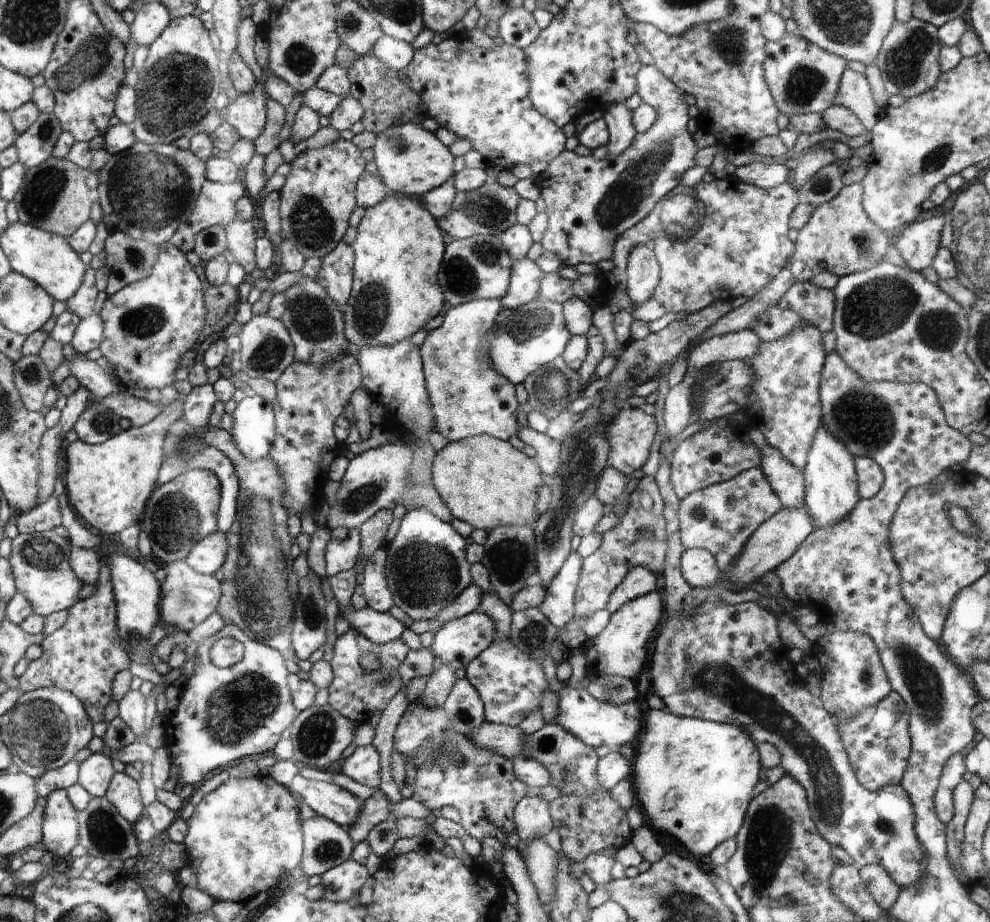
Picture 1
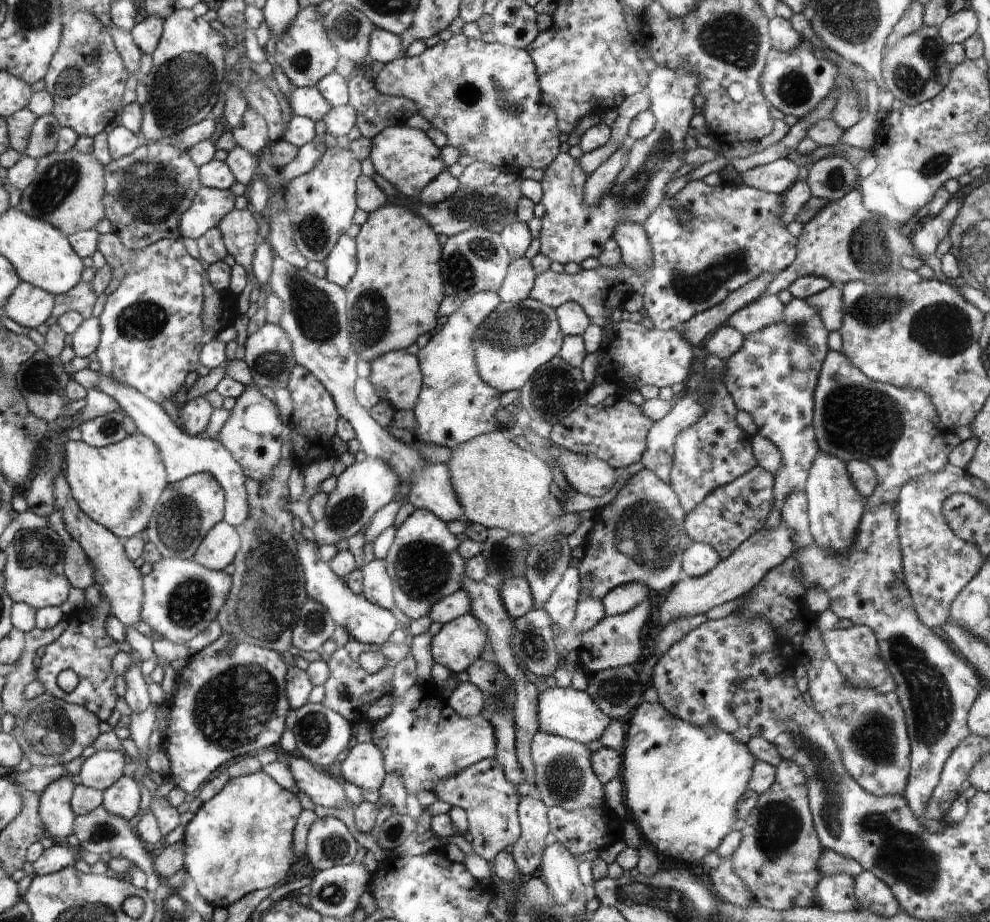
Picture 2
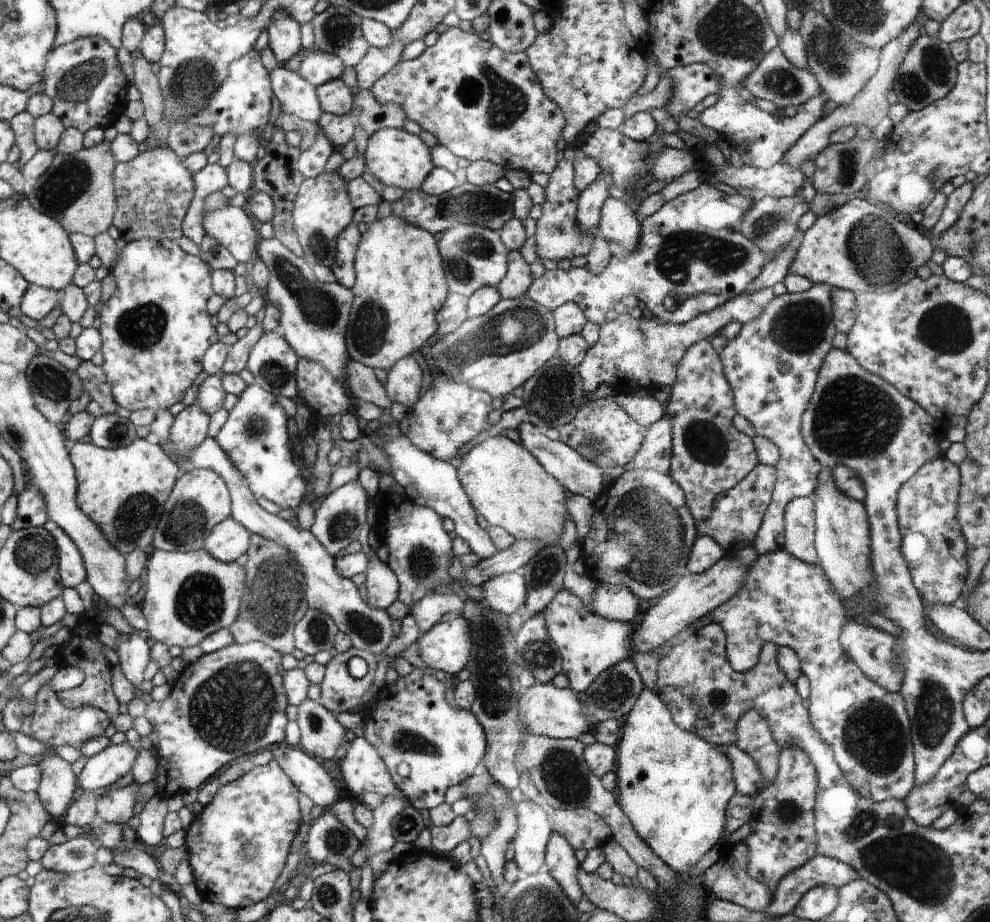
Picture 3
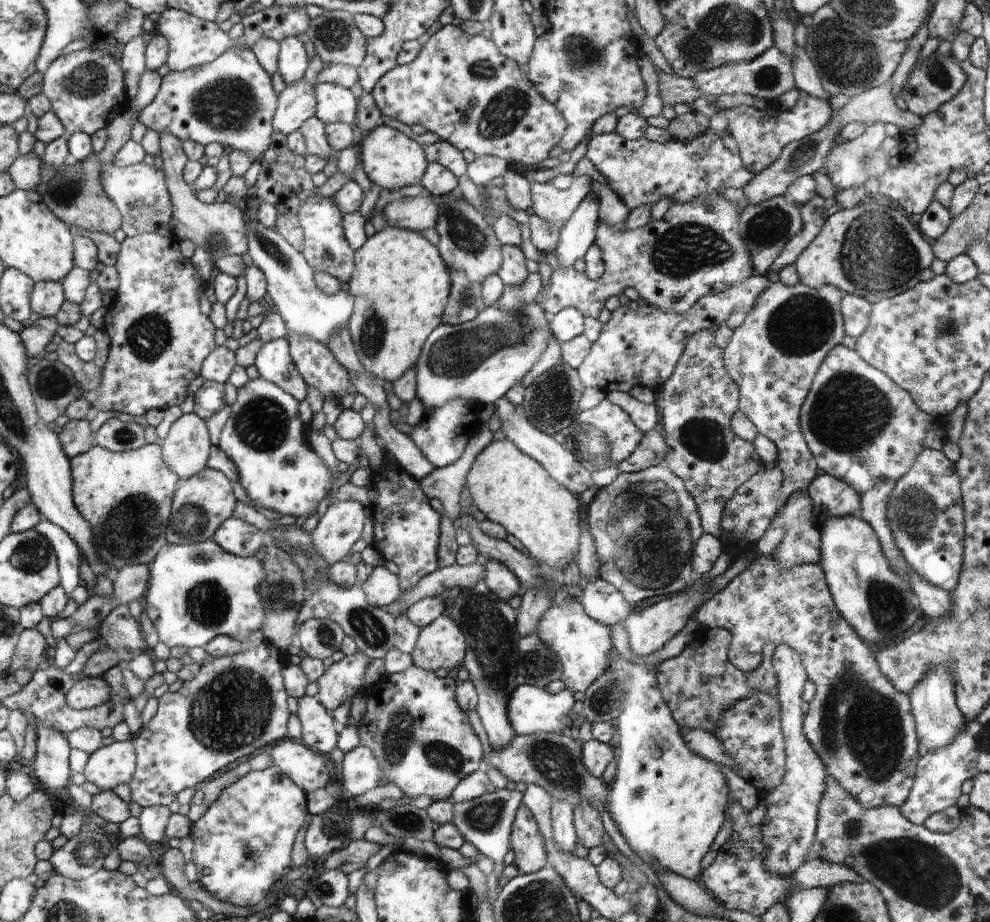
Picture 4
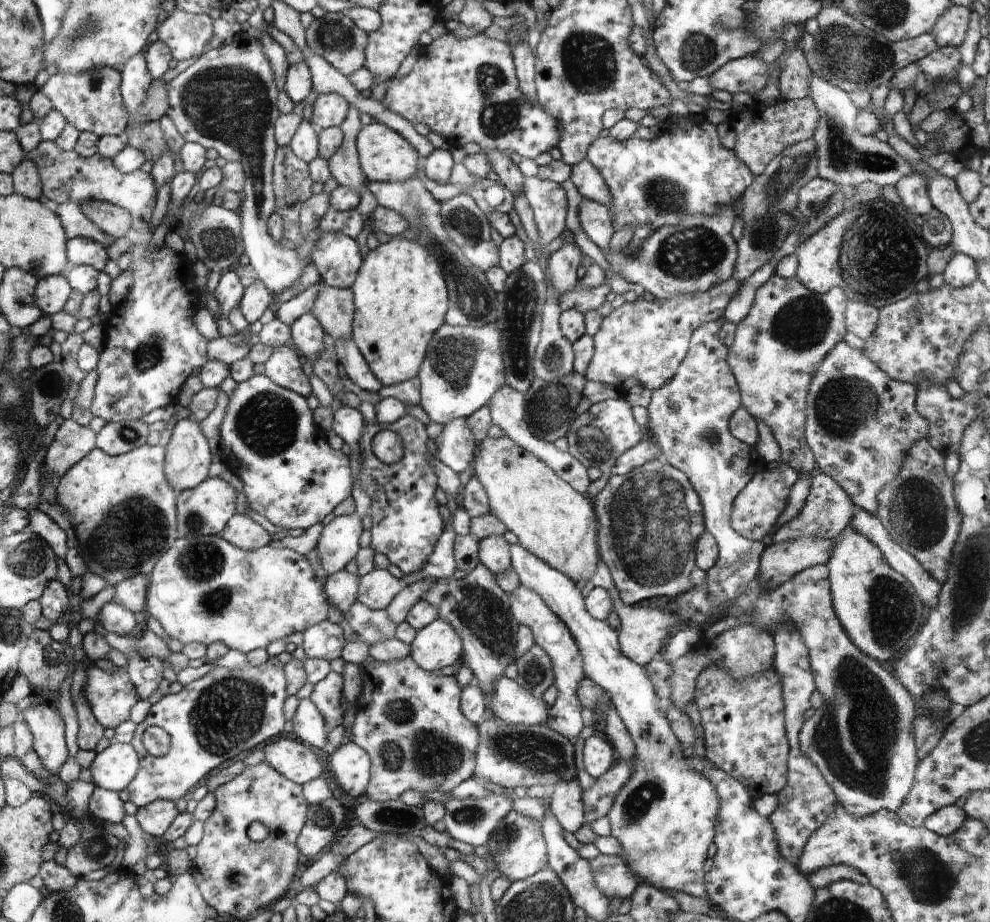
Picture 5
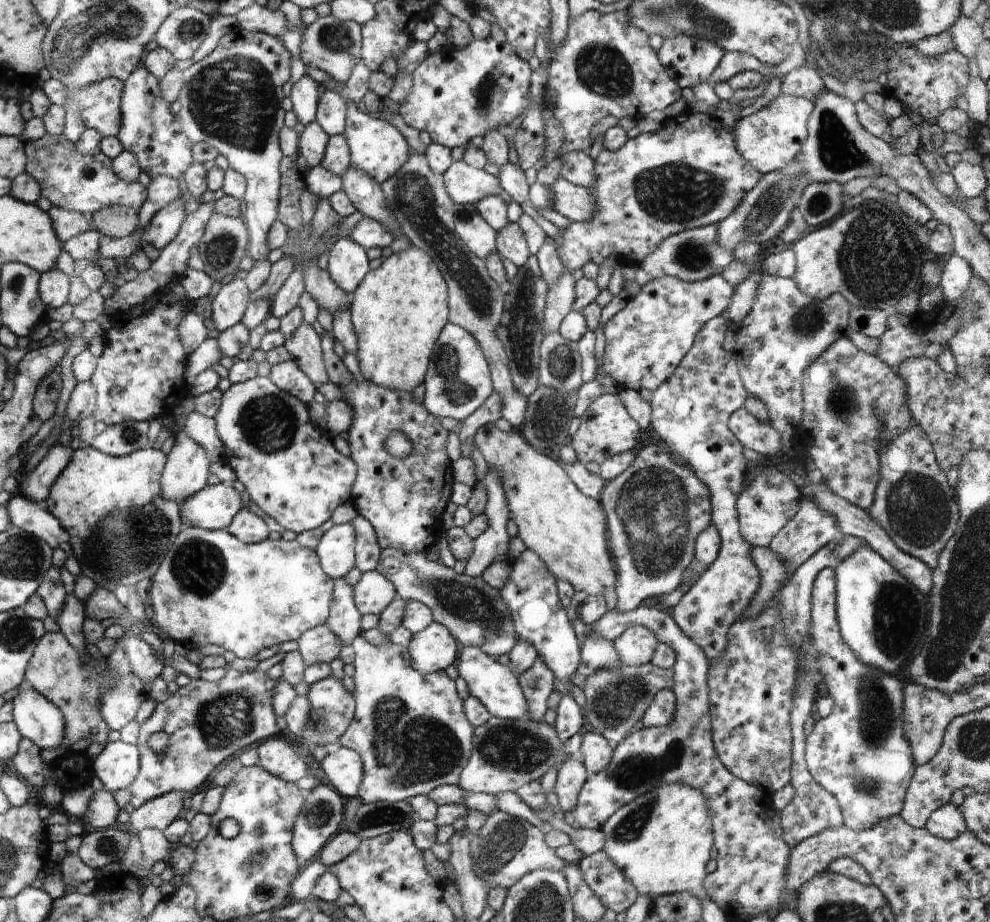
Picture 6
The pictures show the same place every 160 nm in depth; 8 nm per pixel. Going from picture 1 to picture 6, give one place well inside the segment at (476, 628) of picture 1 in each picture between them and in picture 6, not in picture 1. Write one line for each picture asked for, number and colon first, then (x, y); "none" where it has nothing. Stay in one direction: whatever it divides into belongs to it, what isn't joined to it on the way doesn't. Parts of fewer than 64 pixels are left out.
2: (458, 645)
3: (446, 647)
4: (441, 643)
5: (436, 646)
6: (433, 649)

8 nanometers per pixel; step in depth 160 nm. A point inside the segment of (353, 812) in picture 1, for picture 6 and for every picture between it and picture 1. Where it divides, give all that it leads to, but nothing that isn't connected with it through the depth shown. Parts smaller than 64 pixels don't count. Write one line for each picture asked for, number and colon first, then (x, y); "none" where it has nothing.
2: (321, 789)
3: (307, 775)
4: (307, 769)
5: (289, 757)
6: (276, 756)

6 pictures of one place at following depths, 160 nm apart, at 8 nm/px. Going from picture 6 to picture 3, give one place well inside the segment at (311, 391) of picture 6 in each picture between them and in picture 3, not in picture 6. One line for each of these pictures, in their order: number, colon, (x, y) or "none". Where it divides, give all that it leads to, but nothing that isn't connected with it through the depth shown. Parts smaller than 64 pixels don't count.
3: (273, 363)
4: (274, 361)
5: (285, 368)

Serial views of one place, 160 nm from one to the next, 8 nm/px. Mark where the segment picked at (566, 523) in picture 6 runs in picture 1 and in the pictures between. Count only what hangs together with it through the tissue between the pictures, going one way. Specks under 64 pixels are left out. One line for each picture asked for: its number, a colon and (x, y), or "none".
1: (485, 481)
2: (499, 485)
3: (505, 484)
4: (510, 488)
5: (552, 520)

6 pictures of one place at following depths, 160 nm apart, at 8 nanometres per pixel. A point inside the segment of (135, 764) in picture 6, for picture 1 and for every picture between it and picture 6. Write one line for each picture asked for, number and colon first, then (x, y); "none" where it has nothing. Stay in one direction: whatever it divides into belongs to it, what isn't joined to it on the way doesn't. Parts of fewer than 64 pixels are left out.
1: (95, 773)
2: (103, 769)
3: (106, 768)
4: (114, 764)
5: (113, 768)

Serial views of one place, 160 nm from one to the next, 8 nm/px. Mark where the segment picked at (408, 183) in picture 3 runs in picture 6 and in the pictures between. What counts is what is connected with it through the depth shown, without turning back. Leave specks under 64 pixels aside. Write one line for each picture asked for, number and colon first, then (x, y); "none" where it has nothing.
4: (392, 159)
5: (385, 156)
6: (376, 147)

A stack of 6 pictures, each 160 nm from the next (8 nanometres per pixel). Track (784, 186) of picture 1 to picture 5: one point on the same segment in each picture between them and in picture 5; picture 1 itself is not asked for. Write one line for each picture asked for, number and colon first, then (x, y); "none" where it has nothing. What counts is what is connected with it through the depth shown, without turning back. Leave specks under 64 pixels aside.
2: (708, 241)
3: (671, 270)
4: (695, 250)
5: (697, 253)

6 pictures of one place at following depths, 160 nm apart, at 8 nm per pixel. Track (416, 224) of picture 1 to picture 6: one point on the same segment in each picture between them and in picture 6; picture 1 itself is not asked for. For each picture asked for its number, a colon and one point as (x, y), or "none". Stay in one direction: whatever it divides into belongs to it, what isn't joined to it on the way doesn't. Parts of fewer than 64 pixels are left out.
2: (393, 297)
3: (399, 286)
4: (400, 286)
5: (401, 295)
6: (399, 311)

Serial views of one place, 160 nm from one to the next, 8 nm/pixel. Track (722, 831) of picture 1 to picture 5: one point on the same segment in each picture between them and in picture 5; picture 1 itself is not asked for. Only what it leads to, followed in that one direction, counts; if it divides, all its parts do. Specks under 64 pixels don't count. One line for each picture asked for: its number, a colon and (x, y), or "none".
2: (682, 781)
3: (674, 786)
4: (669, 803)
5: (665, 817)

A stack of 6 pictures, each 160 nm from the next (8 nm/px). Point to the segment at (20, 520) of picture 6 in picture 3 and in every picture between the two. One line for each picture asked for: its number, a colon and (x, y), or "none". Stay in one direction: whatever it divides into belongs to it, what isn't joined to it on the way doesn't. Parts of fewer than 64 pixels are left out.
3: (72, 569)
4: (68, 554)
5: (40, 523)

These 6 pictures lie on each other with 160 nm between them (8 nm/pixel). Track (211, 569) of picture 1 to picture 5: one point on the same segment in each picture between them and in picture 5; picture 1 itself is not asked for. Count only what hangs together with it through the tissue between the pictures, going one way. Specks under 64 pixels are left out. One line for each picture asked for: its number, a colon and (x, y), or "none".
2: (219, 551)
3: (229, 540)
4: (237, 536)
5: (241, 530)

